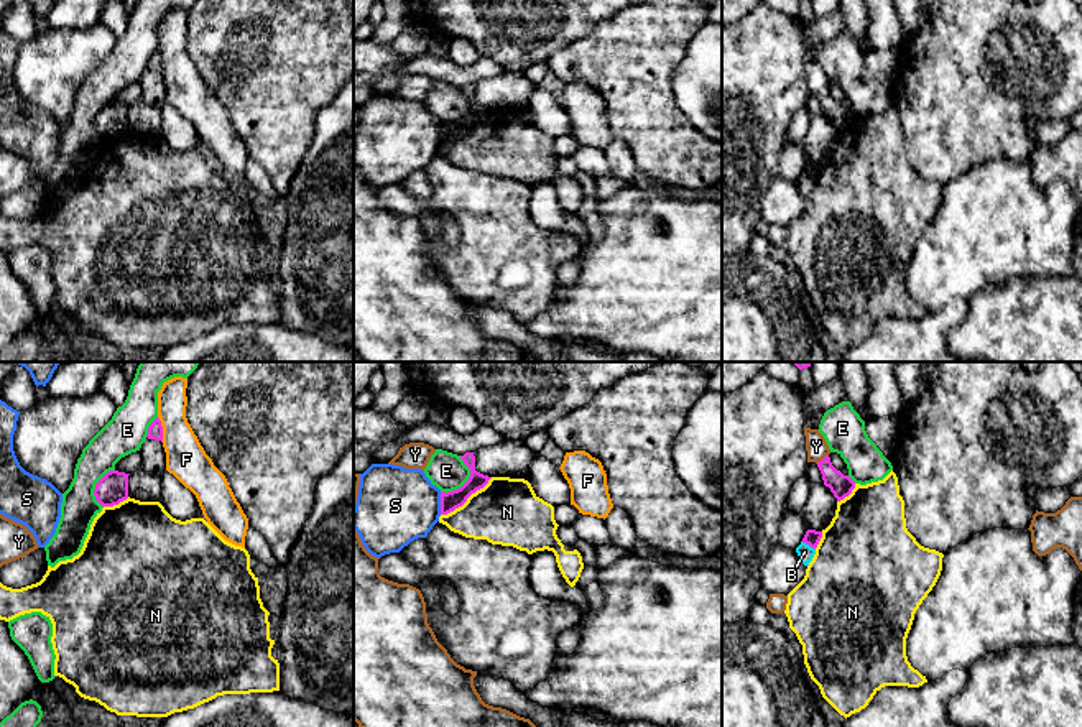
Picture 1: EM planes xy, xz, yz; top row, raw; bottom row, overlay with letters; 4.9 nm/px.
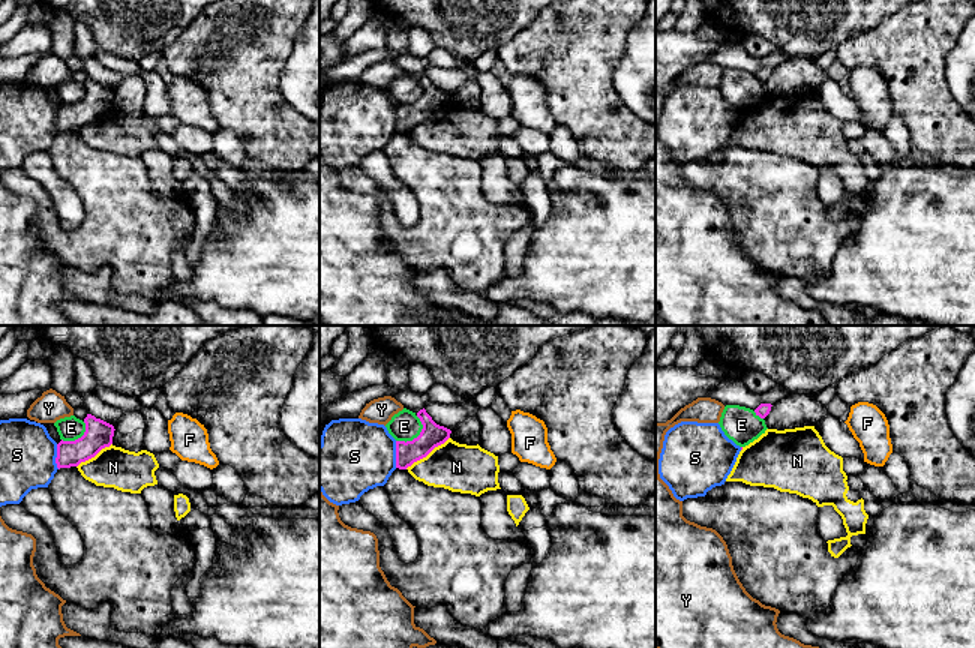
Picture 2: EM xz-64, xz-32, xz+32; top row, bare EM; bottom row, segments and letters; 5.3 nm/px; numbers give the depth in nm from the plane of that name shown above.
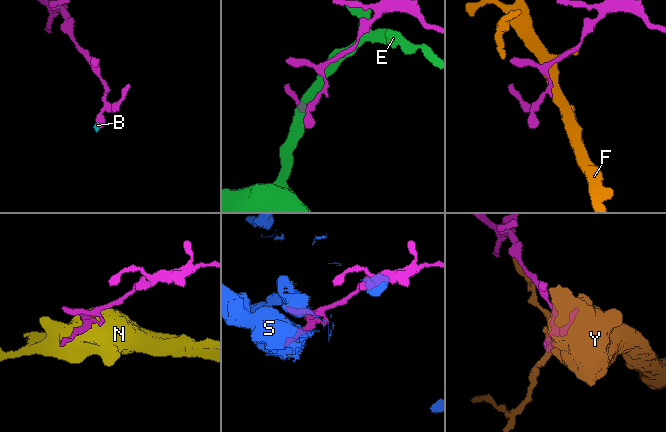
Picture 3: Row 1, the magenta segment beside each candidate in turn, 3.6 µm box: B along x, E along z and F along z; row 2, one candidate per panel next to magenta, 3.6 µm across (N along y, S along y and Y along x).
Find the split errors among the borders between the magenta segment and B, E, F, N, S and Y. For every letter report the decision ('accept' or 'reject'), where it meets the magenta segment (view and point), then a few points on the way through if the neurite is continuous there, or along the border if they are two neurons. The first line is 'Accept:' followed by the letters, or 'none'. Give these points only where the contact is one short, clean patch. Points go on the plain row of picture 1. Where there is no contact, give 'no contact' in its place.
Accept: none
B: reject; contact yz (808, 175); border yz (801, 173), (814, 181)
E: reject; contact xz (467, 112)
F: reject; contact xy (161, 61); border xy (158, 48), (163, 73)
N: reject; contact xz (466, 132)
S: reject; contact xz (441, 135)
Y: reject; contact yz (823, 91)

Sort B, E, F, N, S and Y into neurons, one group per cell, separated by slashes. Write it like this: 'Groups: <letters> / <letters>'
Groups: B / E / F / N / S / Y

